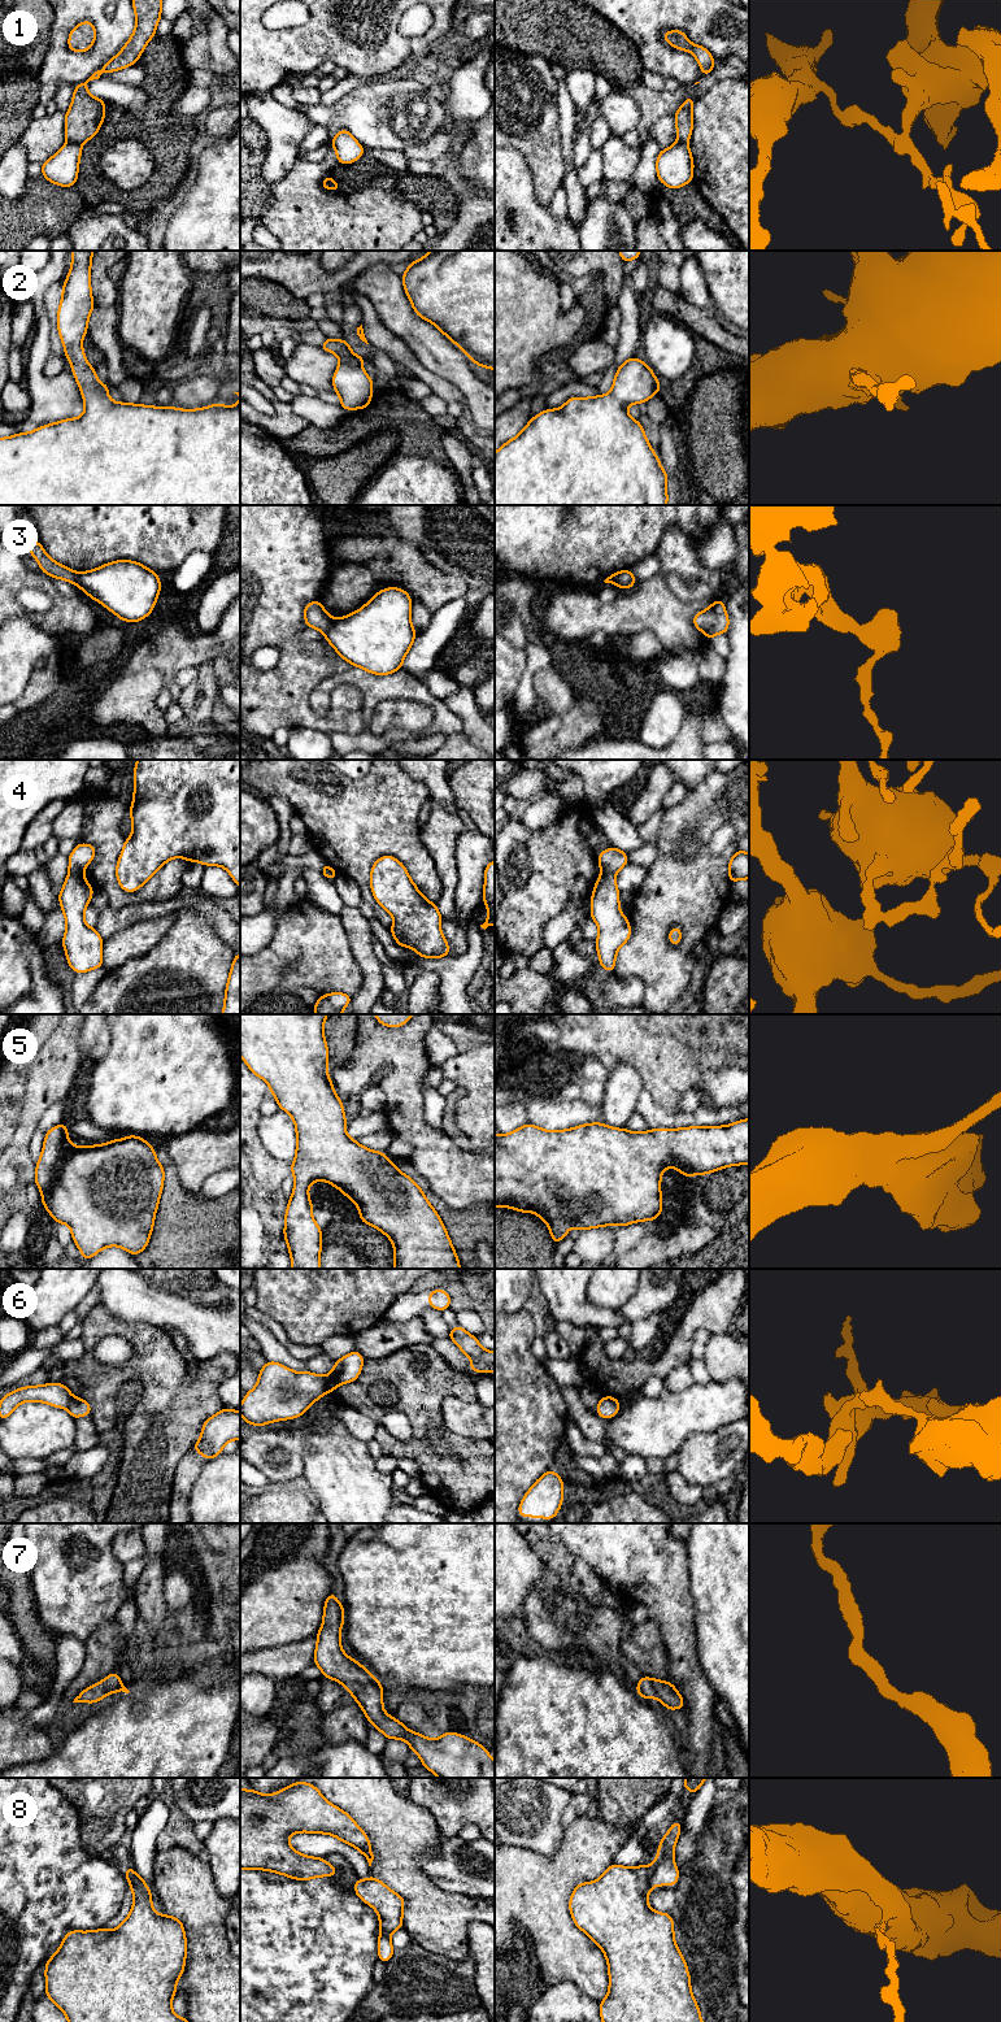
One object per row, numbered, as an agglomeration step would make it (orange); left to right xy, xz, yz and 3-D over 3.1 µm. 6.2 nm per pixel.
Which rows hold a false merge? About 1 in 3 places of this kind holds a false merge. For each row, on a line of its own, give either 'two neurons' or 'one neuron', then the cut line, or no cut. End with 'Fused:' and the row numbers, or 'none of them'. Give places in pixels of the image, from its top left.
1: two neurons | xy (68, 140), (79, 146)
2: one neuron | no cut
3: two neurons | xz (335, 620), (325, 634)
4: two neurons | xy (69, 872), (82, 874)
5: one neuron | no cut
6: two neurons | xz (322, 1377), (326, 1391)
7: one neuron | no cut
8: two neurons | yz (648, 1868), (648, 1881), (653, 1886)
Fused: 1, 3, 4, 6, 8

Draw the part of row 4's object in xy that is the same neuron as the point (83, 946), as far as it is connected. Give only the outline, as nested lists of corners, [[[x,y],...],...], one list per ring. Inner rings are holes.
[[[69,873],[58,893],[58,903],[66,919],[61,944],[69,966],[77,974],[103,967],[104,940],[95,927],[84,922],[84,910],[93,892],[83,874]]]

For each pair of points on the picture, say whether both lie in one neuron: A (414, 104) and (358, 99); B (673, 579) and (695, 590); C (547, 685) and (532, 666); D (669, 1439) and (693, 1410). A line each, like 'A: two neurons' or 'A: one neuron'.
A: one neuron
B: one neuron
C: two neurons
D: one neuron

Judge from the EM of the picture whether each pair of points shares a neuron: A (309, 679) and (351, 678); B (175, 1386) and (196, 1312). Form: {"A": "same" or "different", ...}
{"A": "different", "B": "different"}

